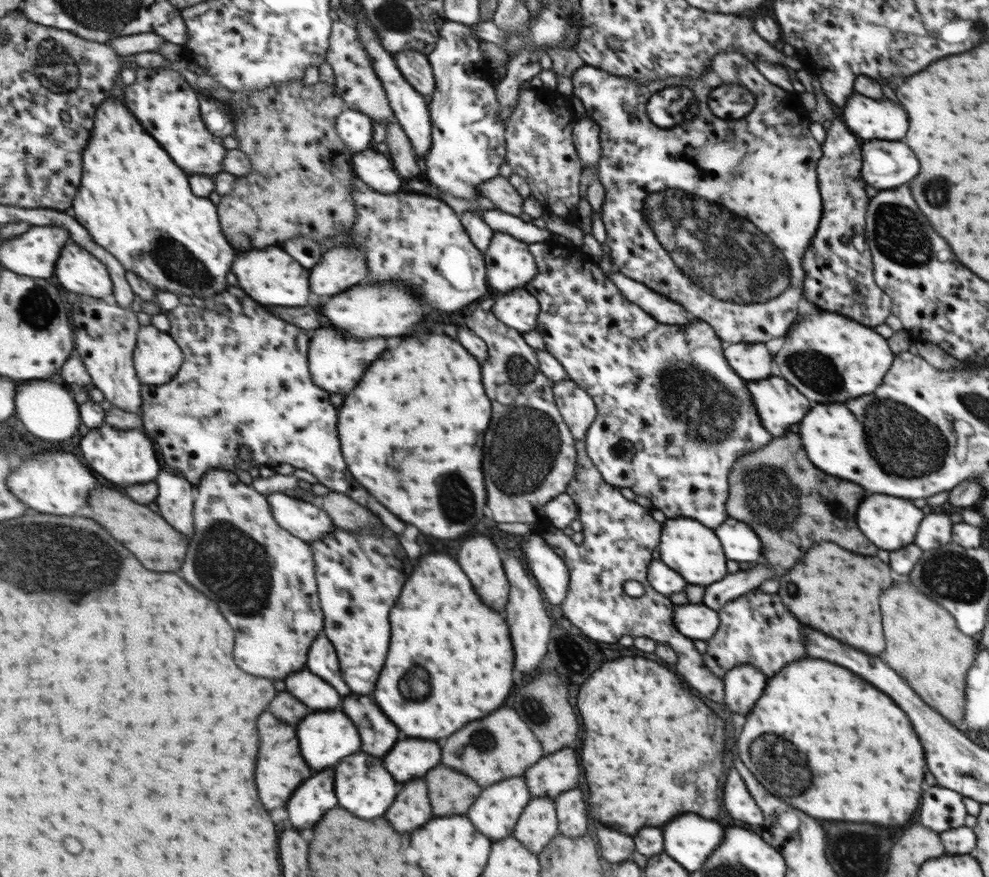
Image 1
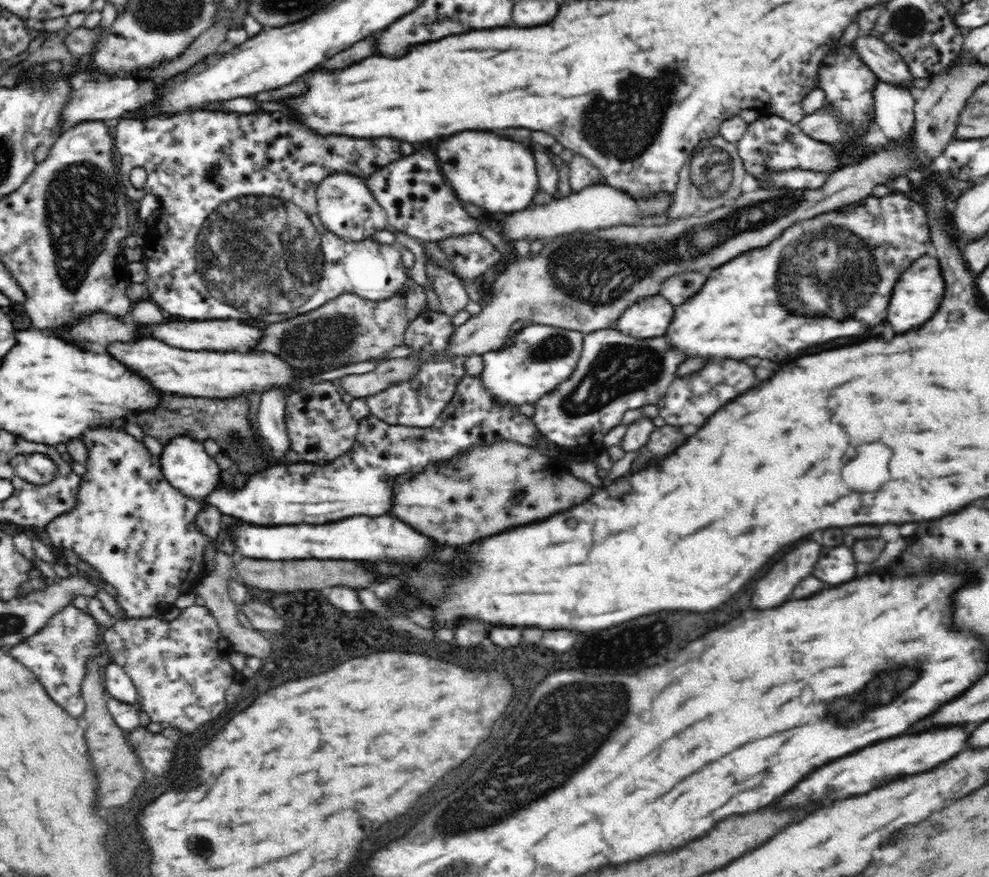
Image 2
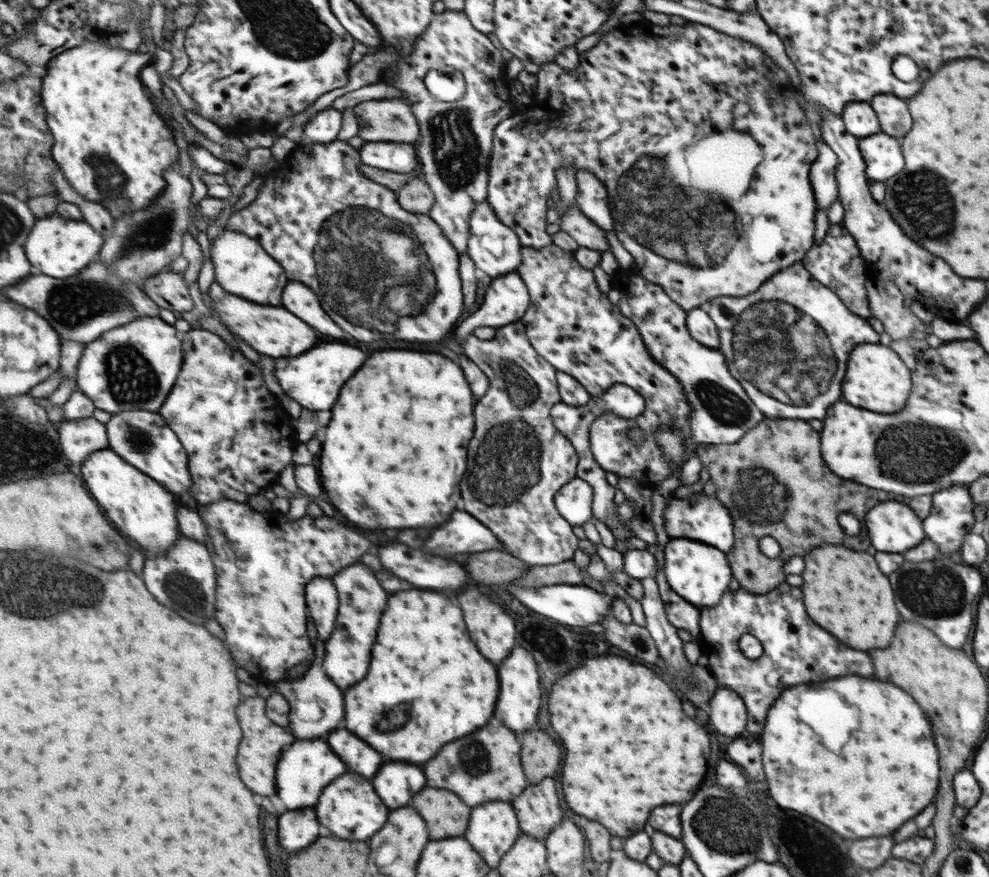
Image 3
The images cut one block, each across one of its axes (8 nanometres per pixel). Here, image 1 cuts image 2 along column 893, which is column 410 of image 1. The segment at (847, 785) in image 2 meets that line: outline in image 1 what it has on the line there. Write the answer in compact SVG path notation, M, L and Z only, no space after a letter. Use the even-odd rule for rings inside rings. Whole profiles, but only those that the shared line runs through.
M403 740L393 746L393 752L383 758L385 768L393 772L397 782L409 782L413 776L423 776L439 764L439 746L427 740Z

